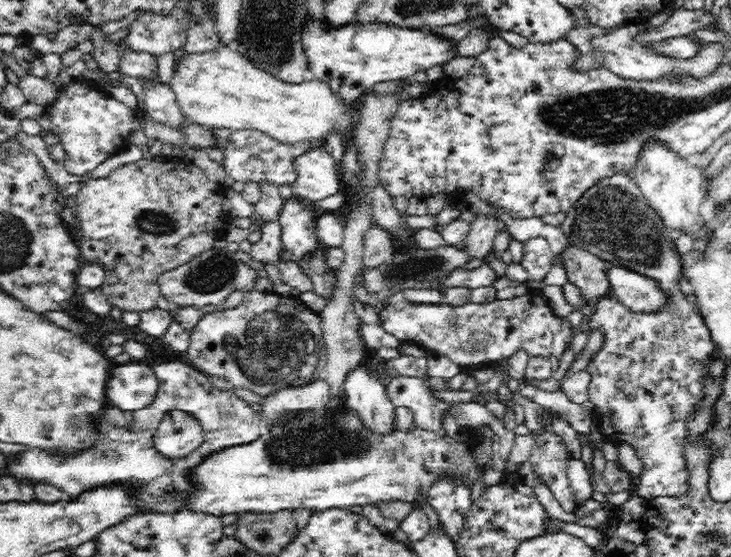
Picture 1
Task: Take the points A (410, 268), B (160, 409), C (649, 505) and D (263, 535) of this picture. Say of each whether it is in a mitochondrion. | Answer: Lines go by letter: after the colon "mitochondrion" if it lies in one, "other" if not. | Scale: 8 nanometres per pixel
A: mitochondrion
B: other
C: other
D: mitochondrion

